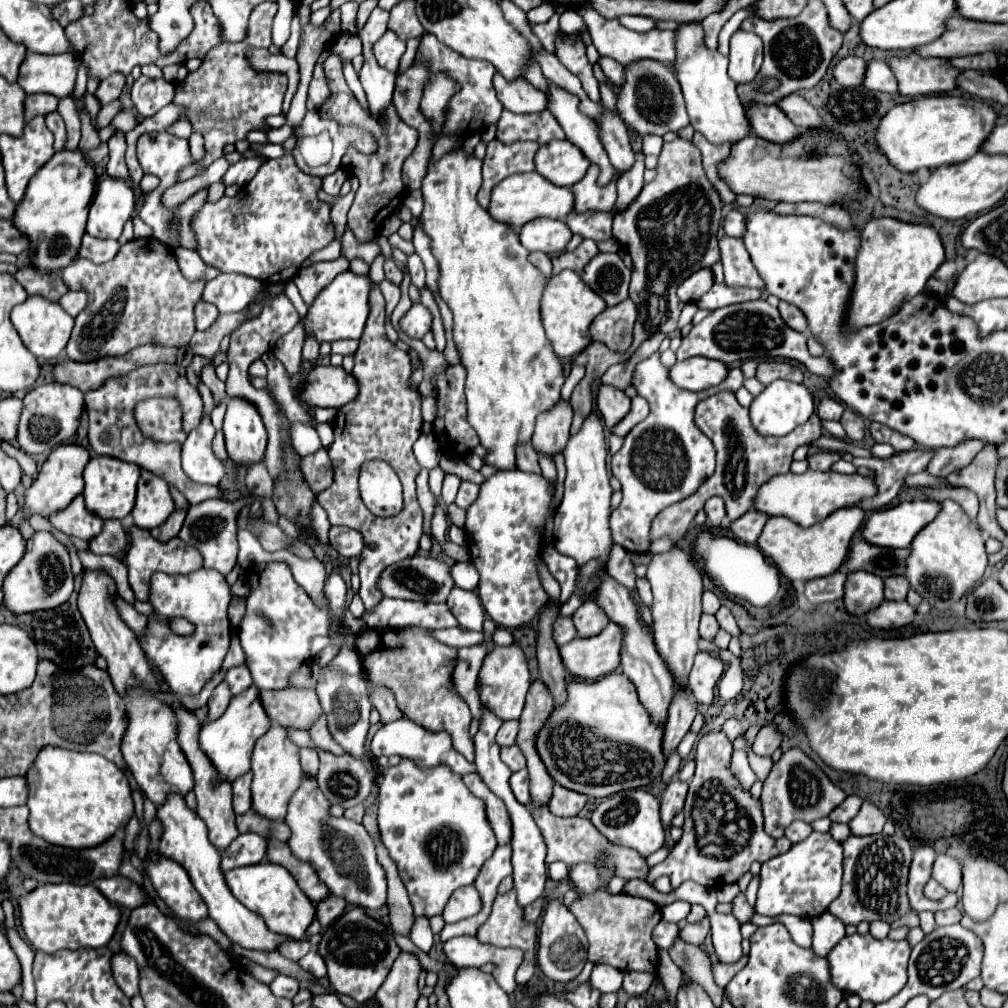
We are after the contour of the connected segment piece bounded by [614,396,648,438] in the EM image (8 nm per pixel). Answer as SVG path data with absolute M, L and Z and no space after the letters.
M640 396L632 398L632 408L630 408L630 414L624 416L624 420L620 420L620 424L616 424L614 428L614 434L618 434L620 438L624 438L638 422L642 422L644 418L648 416L648 402Z

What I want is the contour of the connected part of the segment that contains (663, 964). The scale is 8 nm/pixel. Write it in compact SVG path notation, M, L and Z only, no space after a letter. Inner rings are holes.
M660 950L658 954L660 954L658 972L660 972L662 984L666 988L666 1000L676 1004L676 988L680 988L680 984L682 984L682 970L672 962L672 958L668 956L666 950Z

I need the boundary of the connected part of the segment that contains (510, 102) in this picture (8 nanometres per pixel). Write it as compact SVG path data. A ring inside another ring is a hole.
M496 74L494 88L498 92L498 100L510 112L534 114L534 112L546 110L546 96L524 78L508 82L500 74Z

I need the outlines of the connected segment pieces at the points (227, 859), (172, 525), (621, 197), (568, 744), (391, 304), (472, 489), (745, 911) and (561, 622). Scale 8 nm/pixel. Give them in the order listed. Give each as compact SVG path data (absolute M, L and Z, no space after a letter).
M248 832L248 834L240 834L236 840L232 840L228 848L224 848L220 868L226 872L236 866L258 864L264 858L266 858L266 838Z
M176 508L176 512L172 512L172 516L168 516L168 520L156 528L152 528L152 536L158 538L158 540L170 540L174 536L178 536L180 528L182 528L182 522L184 522L184 516L186 516L186 510L182 508Z
M636 154L636 162L632 164L632 168L628 172L620 174L620 180L618 180L618 200L616 200L616 208L614 208L616 212L624 210L640 194L640 190L644 186L642 174L644 174L644 156Z
M610 672L608 676L594 682L580 680L568 684L568 702L564 706L554 708L552 716L544 724L544 730L540 730L536 738L536 748L550 776L560 786L586 796L606 798L622 790L652 784L662 776L666 764L666 758L662 754L662 730L664 724L652 724L652 718L640 704L636 686L624 674Z
M384 280L384 282L380 284L380 288L382 288L382 294L384 294L384 298L386 298L386 316L390 316L392 310L396 308L398 300L400 300L400 288L394 286L394 284L388 282L388 280Z
M462 482L460 490L458 490L458 498L456 498L456 504L460 508L468 508L480 494L480 486L478 484L472 484L472 482Z
M738 894L738 896L734 898L734 916L738 918L740 924L750 922L752 916L754 916L754 908L746 902L746 896L744 896L744 894Z
M558 618L554 624L552 624L552 638L558 646L570 642L572 638L576 638L576 630L574 630L574 624L572 624L572 618Z

